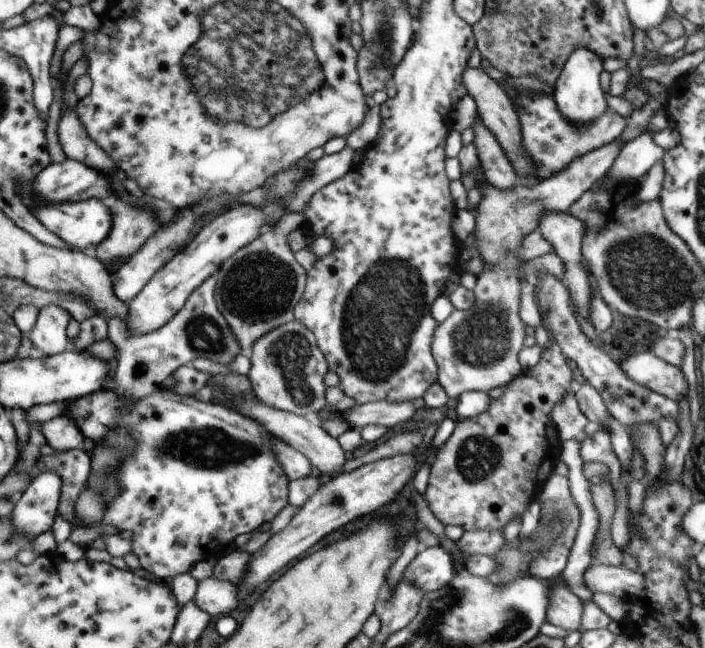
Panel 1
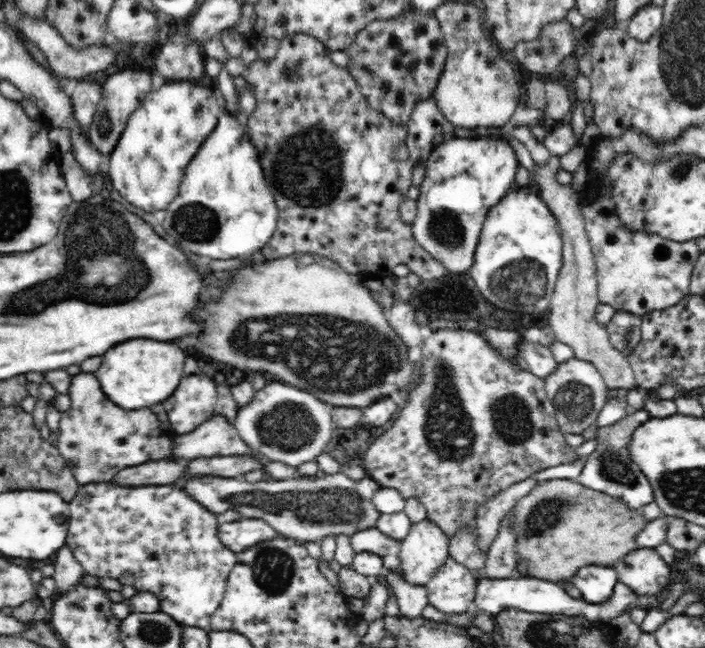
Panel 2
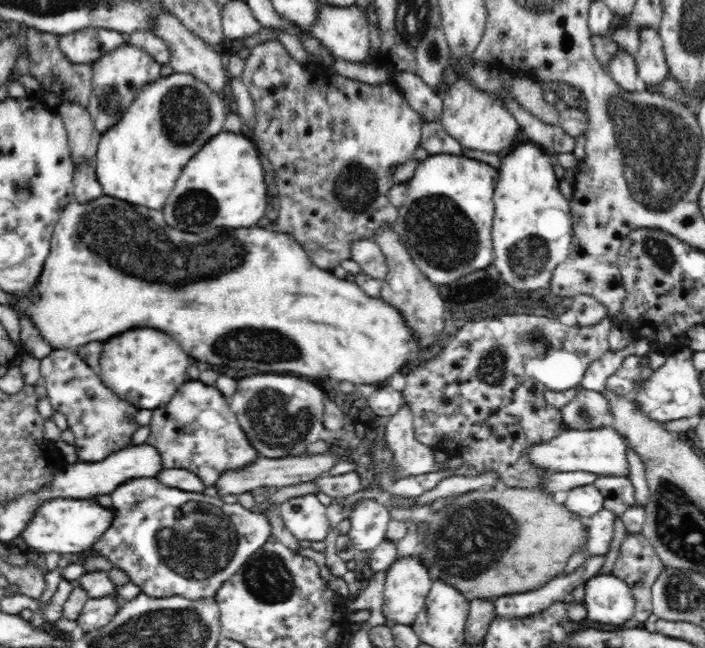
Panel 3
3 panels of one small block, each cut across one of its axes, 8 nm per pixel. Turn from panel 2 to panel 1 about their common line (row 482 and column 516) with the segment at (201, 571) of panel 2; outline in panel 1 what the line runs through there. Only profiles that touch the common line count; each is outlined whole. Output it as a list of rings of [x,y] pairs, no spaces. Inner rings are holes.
[[[521,96],[517,100],[514,112],[518,114],[521,124],[521,144],[525,154],[535,162],[539,170],[545,170],[549,174],[563,170],[569,162],[584,157],[585,154],[596,150],[599,146],[609,145],[609,142],[616,140],[622,133],[626,122],[623,117],[609,110],[598,116],[587,126],[575,126],[568,123],[568,120],[556,107],[552,96]]]

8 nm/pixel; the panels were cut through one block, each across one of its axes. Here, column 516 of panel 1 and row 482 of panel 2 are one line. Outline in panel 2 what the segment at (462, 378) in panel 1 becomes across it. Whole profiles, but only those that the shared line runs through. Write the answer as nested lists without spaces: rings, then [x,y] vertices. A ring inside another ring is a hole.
[[[342,472],[334,476],[317,478],[314,482],[305,478],[294,480],[261,481],[256,484],[244,478],[228,478],[200,475],[190,478],[184,486],[188,494],[208,511],[220,516],[226,510],[234,510],[242,517],[264,520],[283,538],[288,536],[295,541],[321,542],[328,534],[345,534],[366,530],[376,526],[381,516],[371,504],[372,496],[381,487],[374,480],[362,478],[362,482],[352,482]]]

